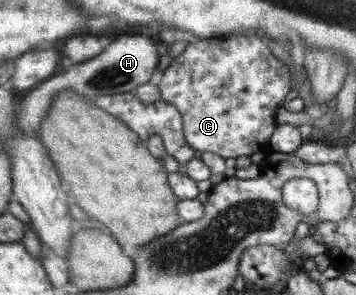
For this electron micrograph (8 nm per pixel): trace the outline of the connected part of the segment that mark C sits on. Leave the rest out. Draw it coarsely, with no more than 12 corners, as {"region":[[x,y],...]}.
{"region":[[257,35],[191,41],[160,99],[197,154],[266,150],[290,91]]}

